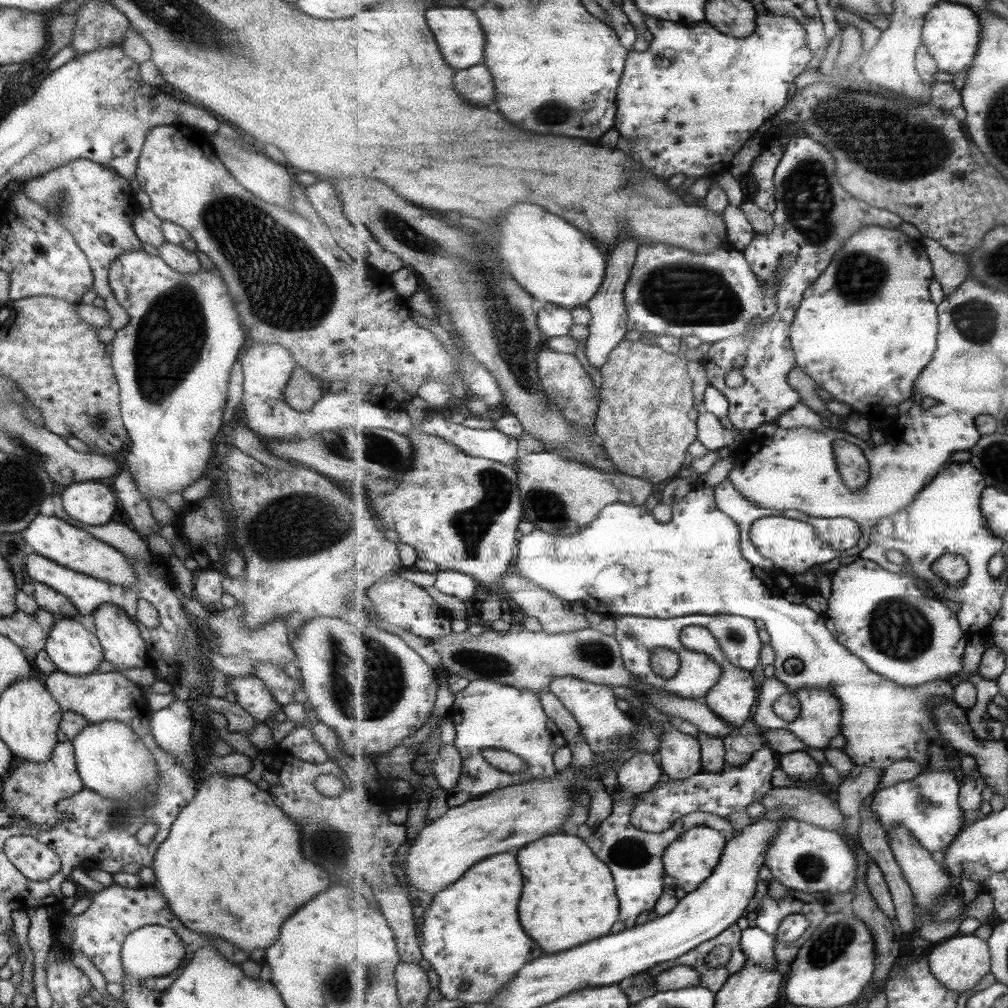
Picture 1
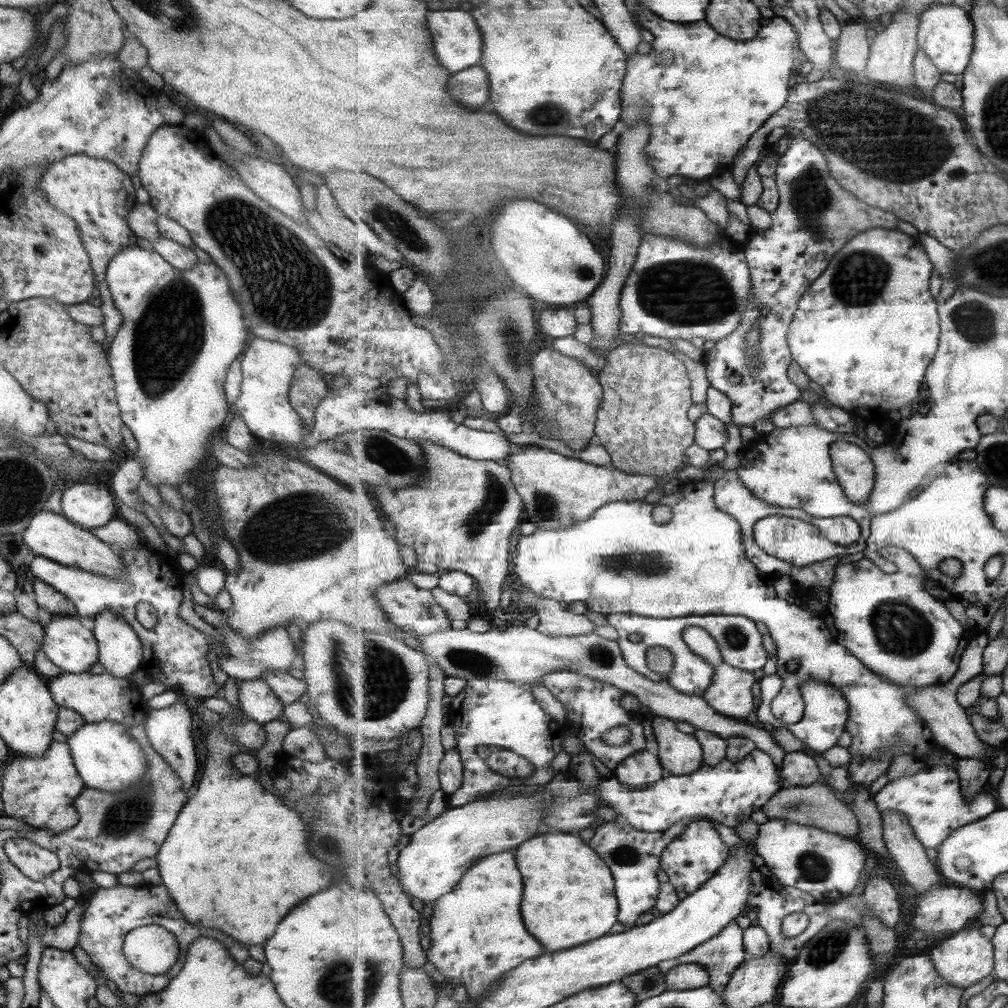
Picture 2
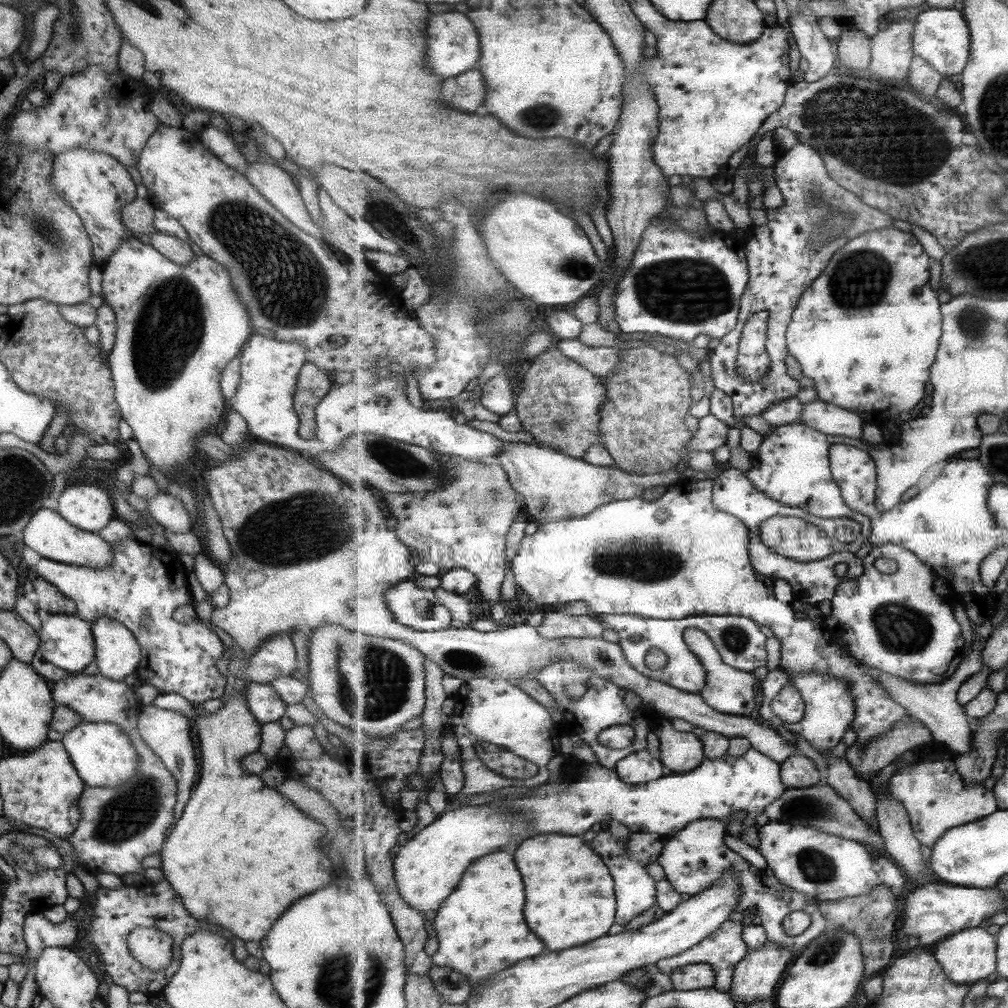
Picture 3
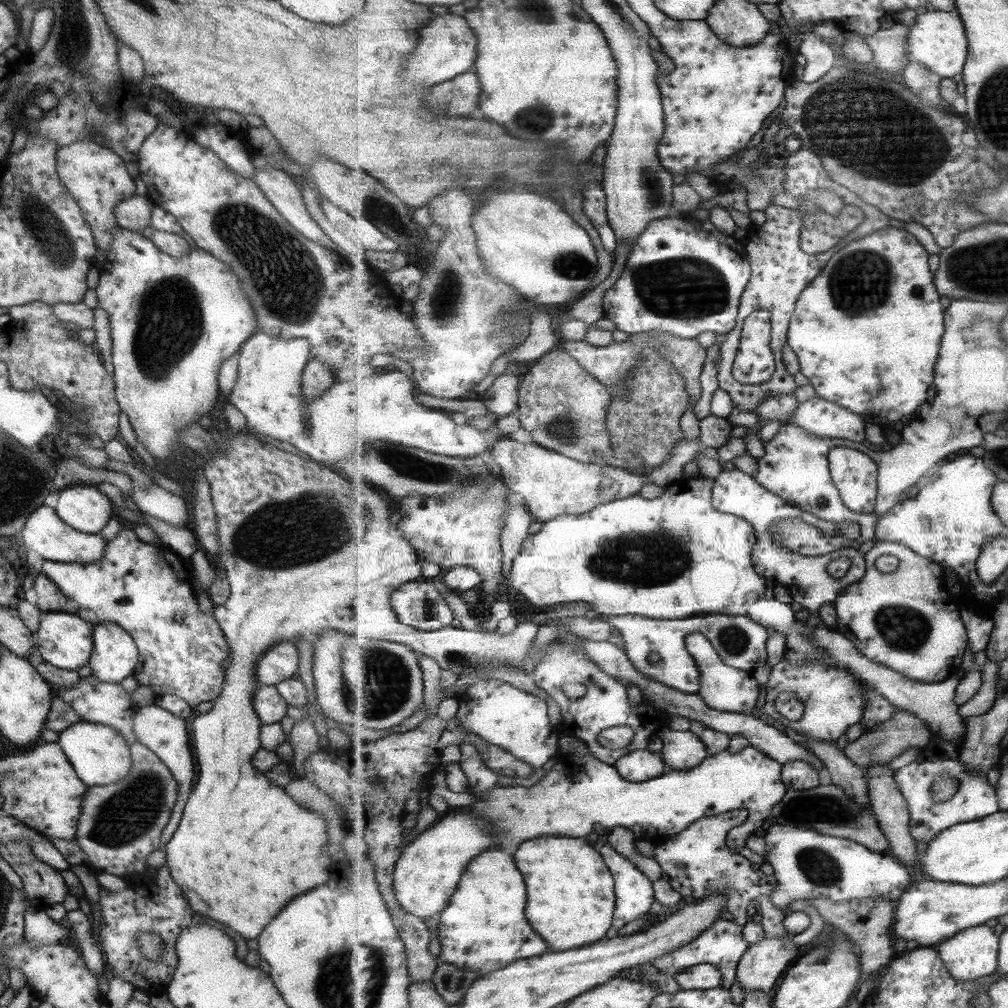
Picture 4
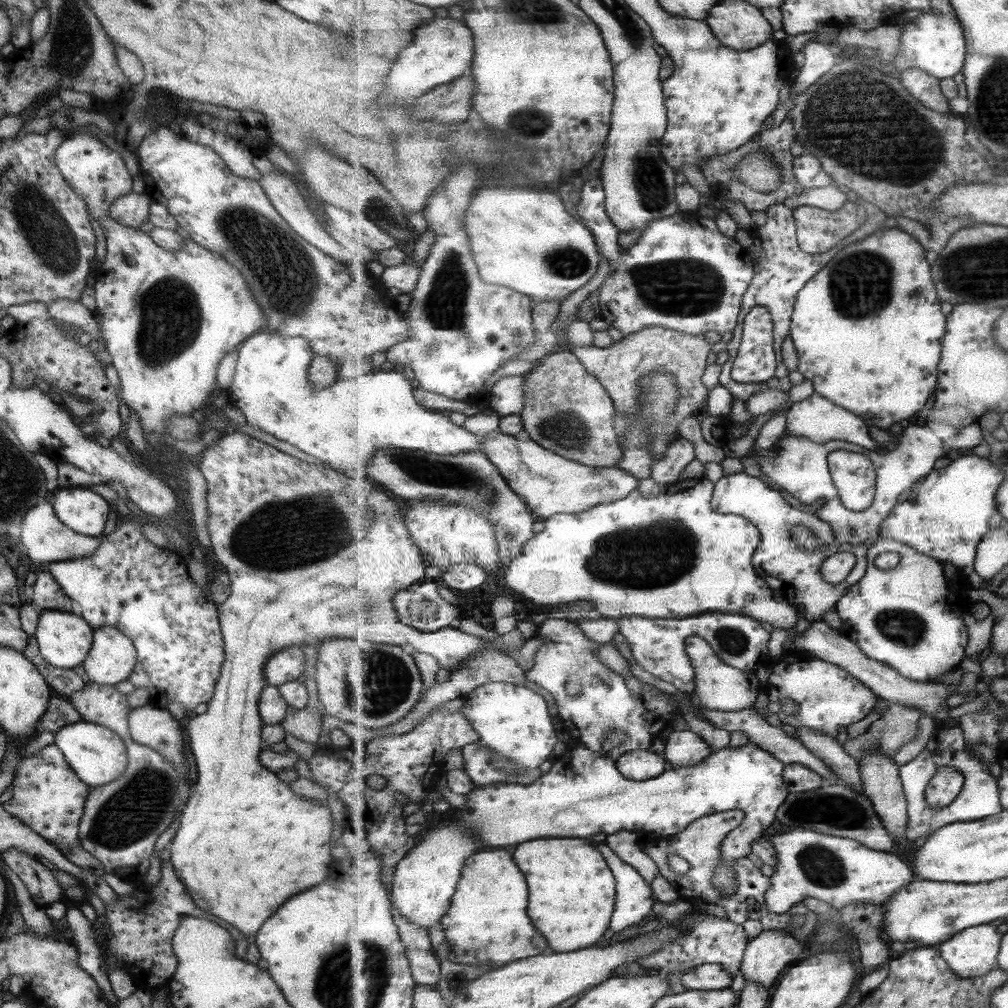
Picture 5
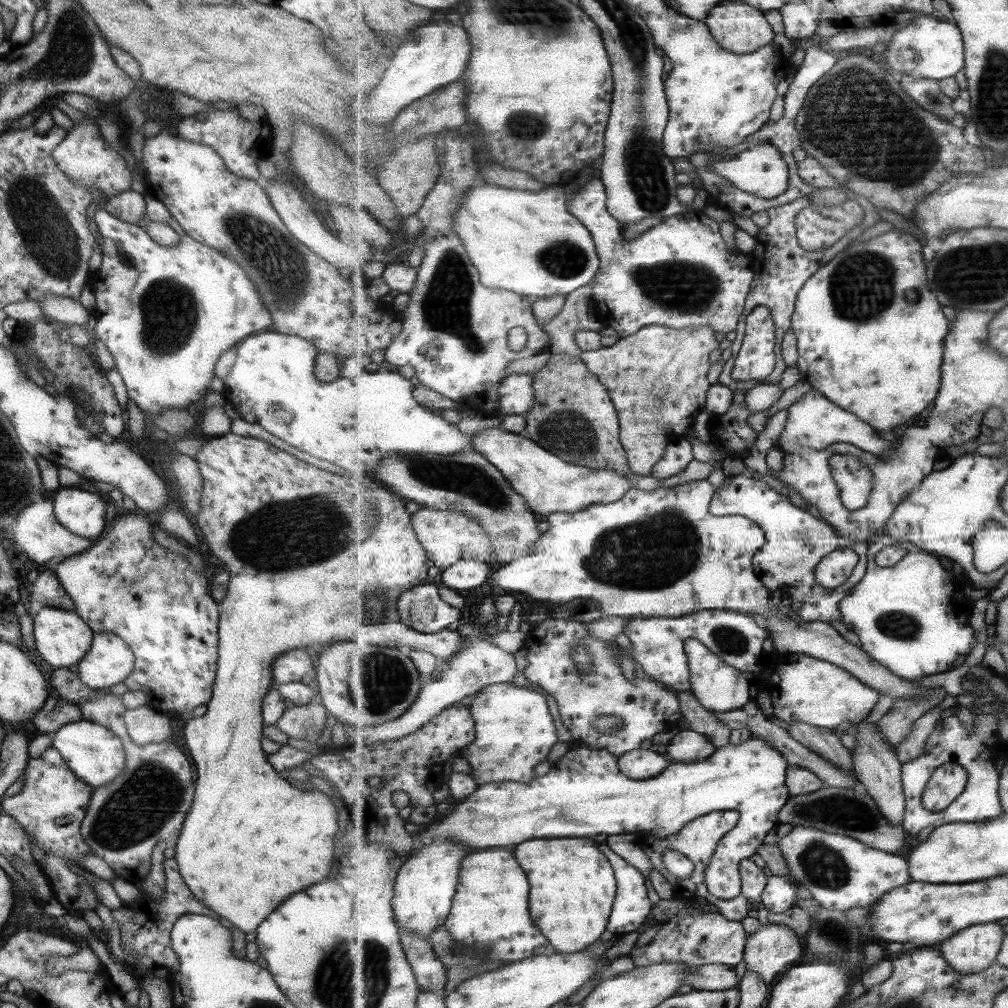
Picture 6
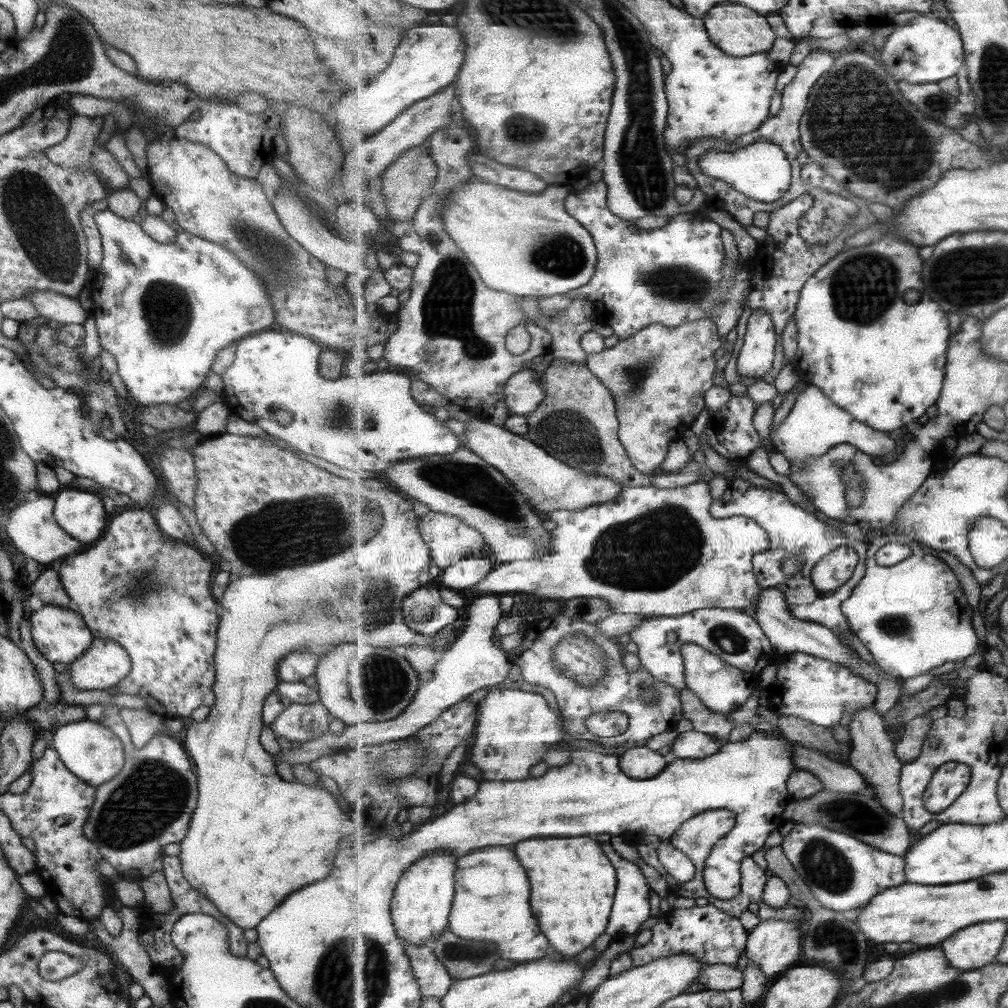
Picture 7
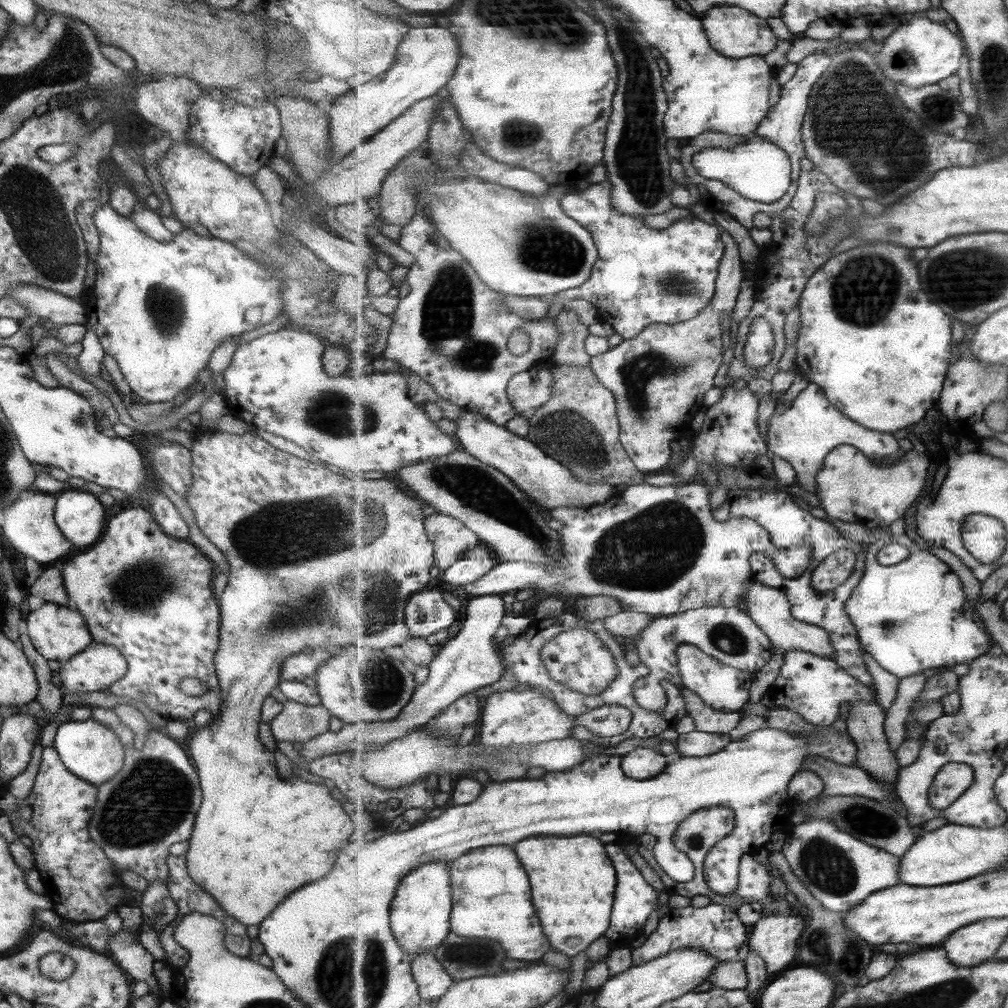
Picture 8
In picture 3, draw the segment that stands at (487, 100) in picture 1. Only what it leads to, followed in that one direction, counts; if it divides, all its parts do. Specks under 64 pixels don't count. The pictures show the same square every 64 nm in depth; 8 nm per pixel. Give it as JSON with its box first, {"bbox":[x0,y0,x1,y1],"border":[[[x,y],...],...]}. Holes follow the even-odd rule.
{"bbox":[441,68,485,112],"border":[[[479,68],[445,80],[441,85],[441,101],[461,112],[475,112],[485,100],[485,76]]]}

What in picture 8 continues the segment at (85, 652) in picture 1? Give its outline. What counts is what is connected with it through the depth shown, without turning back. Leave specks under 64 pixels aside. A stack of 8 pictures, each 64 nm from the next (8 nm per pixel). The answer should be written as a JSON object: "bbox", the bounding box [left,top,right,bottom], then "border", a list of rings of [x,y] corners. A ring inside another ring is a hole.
{"bbox":[25,602,93,663],"border":[[[42,602],[39,608],[28,614],[25,622],[31,644],[49,662],[55,660],[59,663],[65,662],[91,644],[93,640],[85,619],[71,605]]]}

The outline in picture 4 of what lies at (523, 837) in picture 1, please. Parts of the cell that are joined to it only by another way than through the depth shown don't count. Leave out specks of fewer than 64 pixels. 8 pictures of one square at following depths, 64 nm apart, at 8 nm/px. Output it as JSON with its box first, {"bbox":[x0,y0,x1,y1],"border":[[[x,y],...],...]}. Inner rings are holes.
{"bbox":[394,813,497,921],"border":[[[455,813],[447,816],[433,827],[421,832],[410,842],[397,860],[394,874],[394,890],[399,904],[409,912],[425,921],[425,918],[439,915],[449,906],[451,898],[457,892],[457,886],[467,870],[471,858],[483,854],[491,846],[497,846],[489,830],[479,818]]]}

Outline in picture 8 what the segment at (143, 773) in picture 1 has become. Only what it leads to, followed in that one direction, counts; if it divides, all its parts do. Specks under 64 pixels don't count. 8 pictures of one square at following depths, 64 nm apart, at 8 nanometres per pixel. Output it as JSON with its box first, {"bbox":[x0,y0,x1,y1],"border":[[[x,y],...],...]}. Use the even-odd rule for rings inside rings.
{"bbox":[53,720,124,784],"border":[[[95,720],[65,721],[55,730],[53,749],[68,772],[89,784],[103,784],[117,775],[124,764],[124,750],[118,736],[104,724]]]}

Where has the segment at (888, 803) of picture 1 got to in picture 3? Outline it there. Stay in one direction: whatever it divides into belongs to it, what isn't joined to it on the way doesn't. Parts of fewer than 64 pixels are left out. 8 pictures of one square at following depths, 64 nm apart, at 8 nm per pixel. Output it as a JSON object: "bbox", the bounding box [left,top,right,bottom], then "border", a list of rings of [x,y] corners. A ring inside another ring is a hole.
{"bbox":[889,743,1000,848],"border":[[[941,743],[937,745],[943,747],[940,760],[918,761],[903,768],[892,777],[889,789],[891,797],[905,803],[916,837],[931,848],[952,828],[977,822],[1000,810],[996,792],[987,790],[985,784],[968,786],[956,766],[959,755]]]}

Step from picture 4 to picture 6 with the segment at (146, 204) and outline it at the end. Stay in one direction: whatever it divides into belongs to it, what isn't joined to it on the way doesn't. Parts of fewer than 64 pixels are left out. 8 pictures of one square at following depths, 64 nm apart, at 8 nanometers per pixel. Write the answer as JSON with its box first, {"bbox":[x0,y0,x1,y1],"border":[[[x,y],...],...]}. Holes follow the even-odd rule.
{"bbox":[102,189,145,223],"border":[[[132,189],[109,197],[103,204],[102,212],[107,212],[127,223],[135,223],[145,218],[145,202],[143,194]]]}

